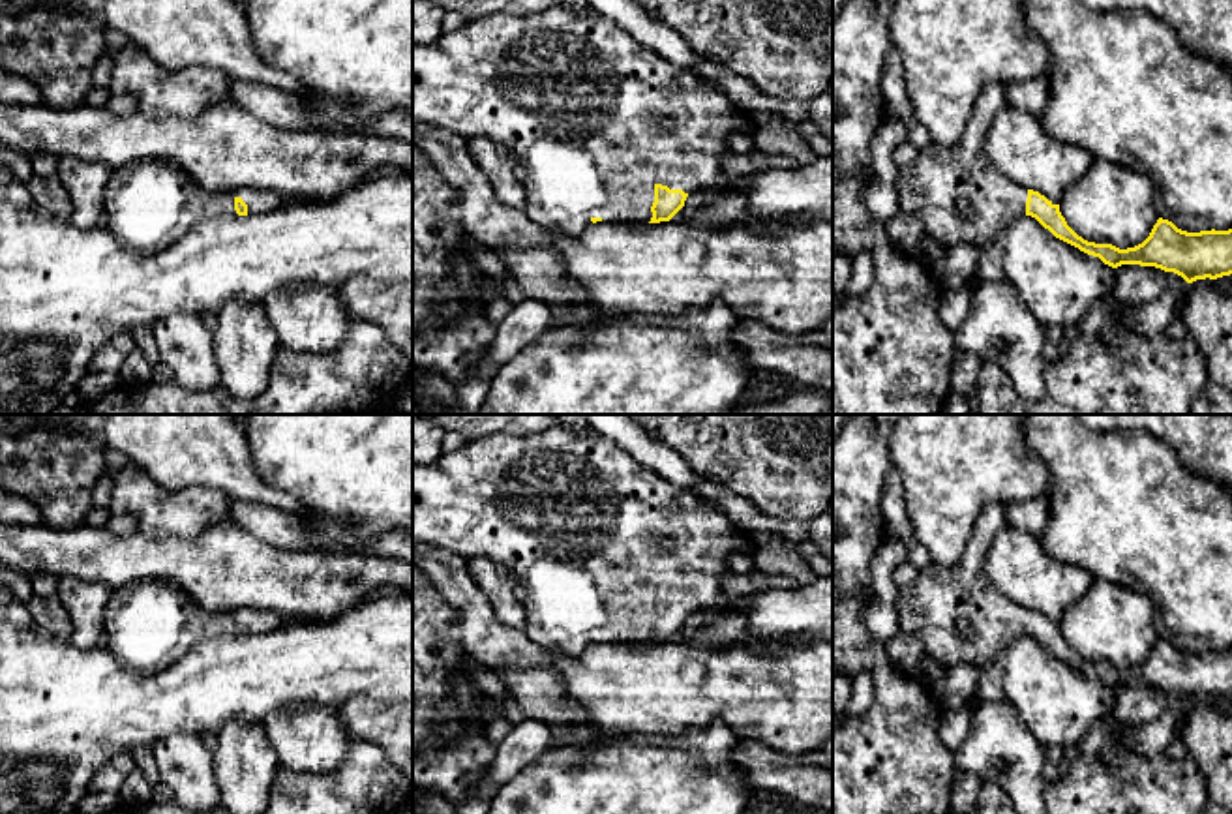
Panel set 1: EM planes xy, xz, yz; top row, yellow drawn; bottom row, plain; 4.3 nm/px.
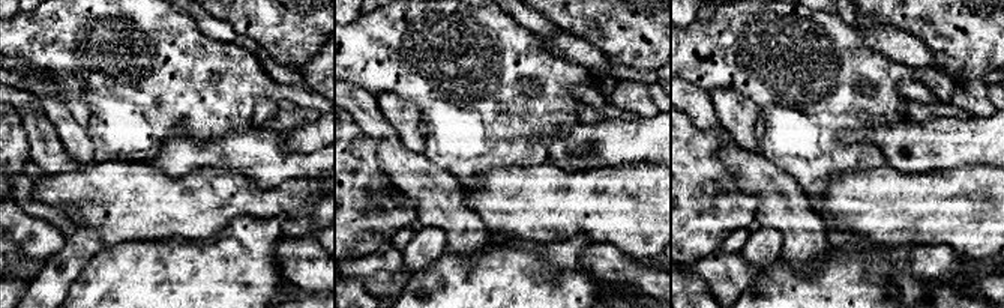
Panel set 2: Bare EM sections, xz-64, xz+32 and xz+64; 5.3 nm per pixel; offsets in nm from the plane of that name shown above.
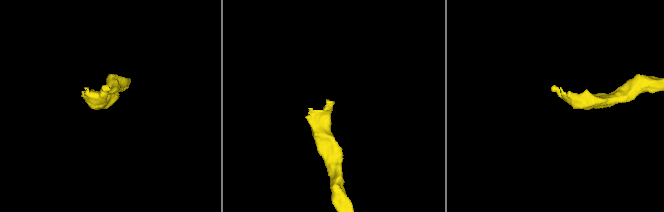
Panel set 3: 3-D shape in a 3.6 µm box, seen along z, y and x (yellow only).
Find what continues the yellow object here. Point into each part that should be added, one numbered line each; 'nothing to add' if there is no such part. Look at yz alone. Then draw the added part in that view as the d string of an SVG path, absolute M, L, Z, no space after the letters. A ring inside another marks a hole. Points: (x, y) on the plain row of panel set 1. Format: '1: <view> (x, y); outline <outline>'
1: yz (955, 612); outline M986 505L956 565L928 565L915 583L898 589L900 632L919 638L924 655L945 668L969 664L981 670L988 662L1001 660L1003 651L1026 636L1028 610L1001 596L984 574L984 555L992 538L1007 525L1007 514L1009 505Z

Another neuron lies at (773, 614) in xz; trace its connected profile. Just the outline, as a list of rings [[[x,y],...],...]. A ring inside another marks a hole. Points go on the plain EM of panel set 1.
[[[833,574],[789,591],[769,589],[752,596],[724,593],[713,606],[688,613],[683,628],[692,632],[726,610],[744,613],[748,630],[758,640],[814,634],[821,641],[833,641]]]

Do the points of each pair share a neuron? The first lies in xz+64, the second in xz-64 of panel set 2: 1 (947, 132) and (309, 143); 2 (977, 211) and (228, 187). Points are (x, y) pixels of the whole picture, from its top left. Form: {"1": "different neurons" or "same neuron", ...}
{"1": "same neuron", "2": "same neuron"}

